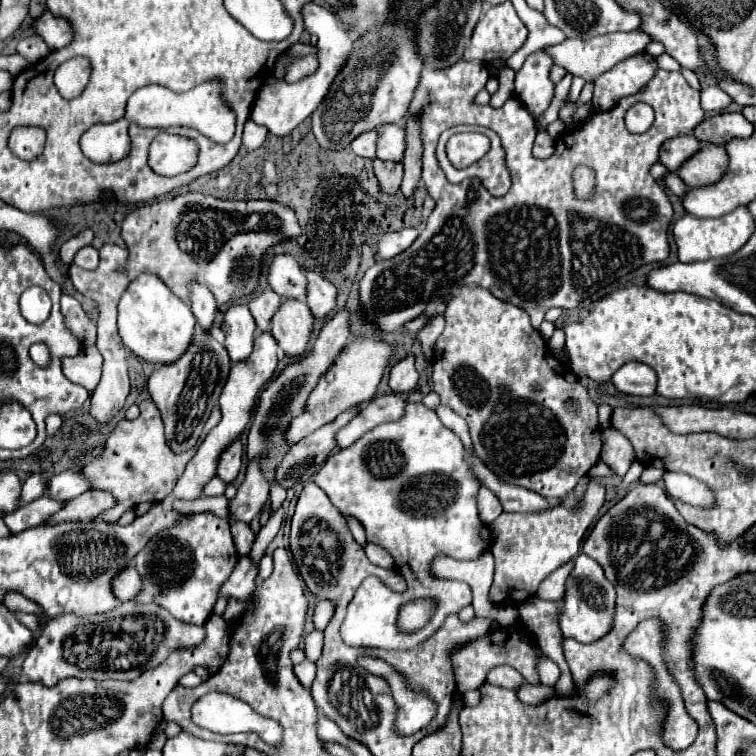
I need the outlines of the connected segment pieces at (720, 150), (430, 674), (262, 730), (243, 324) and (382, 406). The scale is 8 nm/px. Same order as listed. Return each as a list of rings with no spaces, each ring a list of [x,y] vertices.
[[[703,146],[703,152],[699,156],[693,156],[683,164],[683,168],[677,172],[681,180],[689,188],[701,188],[701,186],[711,186],[719,182],[729,168],[729,156],[723,146]]]
[[[451,614],[445,618],[443,626],[441,626],[441,636],[439,638],[429,638],[427,642],[411,648],[411,650],[395,650],[395,666],[401,668],[403,674],[407,674],[409,680],[415,680],[413,684],[419,684],[423,690],[427,690],[435,702],[437,702],[437,718],[435,718],[435,726],[433,732],[441,730],[441,726],[445,724],[449,712],[451,712],[451,700],[455,694],[455,676],[453,676],[453,666],[451,666],[451,652],[459,646],[465,644],[467,640],[475,640],[479,636],[485,636],[491,630],[493,620],[491,618],[471,618],[469,622],[461,622],[457,614]]]
[[[211,692],[193,704],[193,722],[201,728],[219,734],[255,732],[269,743],[278,744],[283,737],[283,729],[274,720],[255,714],[241,700]]]
[[[233,304],[225,312],[225,320],[221,330],[225,332],[225,348],[229,352],[231,362],[247,360],[247,356],[253,352],[255,342],[255,320],[245,304]]]
[[[383,394],[373,398],[369,404],[363,406],[359,416],[347,424],[347,428],[339,430],[337,436],[337,446],[347,448],[353,442],[357,442],[363,434],[367,434],[371,428],[385,424],[385,422],[395,422],[405,414],[407,400],[401,394]]]

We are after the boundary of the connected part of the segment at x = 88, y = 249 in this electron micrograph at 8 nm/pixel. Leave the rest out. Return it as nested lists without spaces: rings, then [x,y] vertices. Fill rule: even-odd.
[[[85,246],[75,254],[73,264],[79,266],[79,268],[85,268],[85,270],[95,270],[97,264],[99,264],[99,254],[93,246]]]

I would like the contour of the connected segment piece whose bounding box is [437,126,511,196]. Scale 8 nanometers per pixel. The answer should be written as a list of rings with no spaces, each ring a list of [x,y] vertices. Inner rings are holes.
[[[455,126],[445,130],[437,144],[437,162],[439,162],[439,168],[445,172],[447,180],[453,182],[453,184],[459,184],[463,178],[479,178],[484,183],[485,188],[494,196],[505,195],[511,187],[511,176],[507,166],[505,166],[505,150],[501,146],[501,140],[495,132],[491,132],[487,128],[481,128],[481,126]],[[467,130],[483,132],[485,136],[489,136],[489,154],[485,158],[481,158],[477,164],[469,166],[469,168],[453,168],[451,162],[447,160],[447,140],[453,134],[467,132]]]

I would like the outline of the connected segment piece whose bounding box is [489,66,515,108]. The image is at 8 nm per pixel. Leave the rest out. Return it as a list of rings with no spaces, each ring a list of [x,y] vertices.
[[[505,66],[499,72],[499,76],[497,76],[499,90],[497,90],[497,94],[491,96],[491,102],[489,102],[493,108],[501,108],[501,104],[513,96],[513,76],[515,76],[515,72],[509,66]]]

